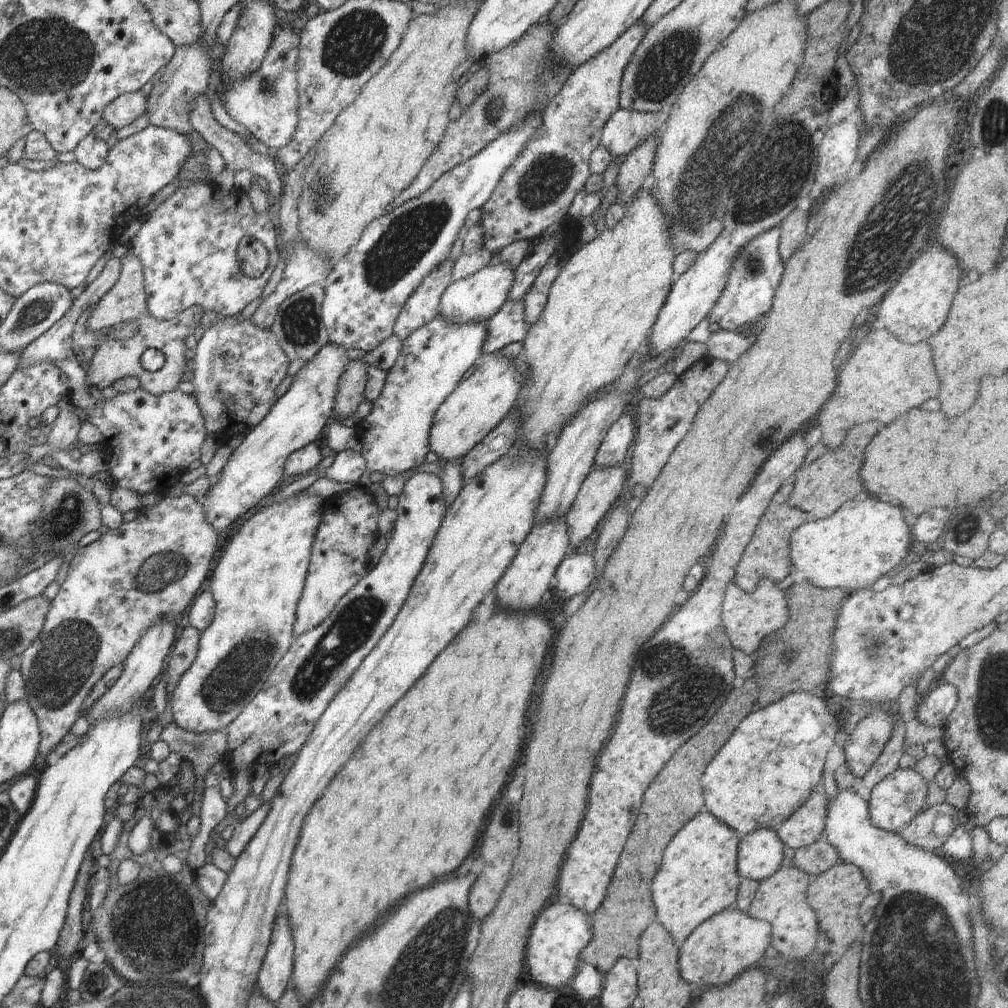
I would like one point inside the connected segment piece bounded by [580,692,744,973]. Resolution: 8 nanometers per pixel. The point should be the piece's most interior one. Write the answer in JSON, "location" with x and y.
{"location":[675,795]}

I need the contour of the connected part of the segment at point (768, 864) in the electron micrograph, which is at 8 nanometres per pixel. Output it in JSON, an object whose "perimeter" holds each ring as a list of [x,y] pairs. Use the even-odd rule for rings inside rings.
{"perimeter":[[[758,829],[739,839],[737,871],[742,878],[766,880],[784,859],[784,844],[773,829]]]}

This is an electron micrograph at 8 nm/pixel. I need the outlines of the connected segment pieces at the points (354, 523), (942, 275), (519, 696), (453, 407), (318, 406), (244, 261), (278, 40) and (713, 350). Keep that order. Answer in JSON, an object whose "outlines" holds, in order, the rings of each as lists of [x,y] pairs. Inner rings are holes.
{"outlines":[[[[360,484],[345,493],[336,493],[324,500],[321,521],[314,535],[308,559],[304,590],[297,604],[293,633],[300,636],[315,629],[328,618],[338,601],[368,572],[367,554],[379,537],[381,511],[374,494]]],[[[934,246],[922,252],[920,260],[916,258],[906,270],[906,274],[894,284],[894,288],[884,295],[878,304],[878,318],[884,318],[886,329],[898,340],[906,344],[916,344],[922,340],[926,342],[946,322],[948,310],[960,286],[960,270],[958,259],[942,248]]],[[[505,609],[494,614],[484,626],[480,624],[470,624],[466,630],[462,630],[456,640],[452,640],[446,650],[434,660],[434,664],[428,668],[428,672],[410,688],[410,692],[386,714],[386,718],[370,732],[370,736],[360,744],[354,751],[338,774],[329,782],[324,794],[314,803],[310,812],[305,816],[304,824],[301,828],[300,838],[296,845],[289,870],[289,879],[285,888],[283,906],[287,916],[290,932],[294,938],[294,964],[292,973],[291,988],[294,989],[302,998],[312,1000],[320,992],[322,984],[328,980],[332,968],[340,960],[340,956],[346,952],[350,942],[358,938],[368,926],[374,924],[378,916],[382,916],[384,910],[394,906],[400,898],[406,894],[412,894],[420,888],[430,886],[436,878],[446,876],[454,872],[470,854],[474,848],[474,840],[478,836],[478,824],[484,824],[486,814],[494,798],[500,794],[504,788],[508,774],[512,772],[512,766],[516,762],[516,754],[522,748],[524,740],[524,714],[526,706],[530,700],[530,694],[534,690],[536,676],[540,674],[542,660],[548,652],[548,646],[554,636],[554,626],[550,626],[550,621],[542,612],[536,611],[517,611],[508,612]]],[[[499,351],[482,354],[476,371],[466,380],[461,380],[438,407],[429,432],[429,447],[439,456],[441,463],[464,458],[511,412],[523,378],[513,361],[511,357],[500,355]]],[[[328,342],[293,376],[286,393],[279,398],[270,412],[248,432],[240,446],[234,450],[223,467],[222,478],[204,498],[210,498],[210,510],[206,513],[215,531],[225,531],[236,518],[246,514],[262,498],[278,486],[284,474],[287,458],[307,444],[320,441],[320,432],[334,416],[335,398],[339,381],[345,374],[348,362],[347,348]]],[[[242,237],[237,246],[237,263],[247,277],[258,278],[269,265],[267,248],[257,238]]],[[[290,26],[280,30],[278,36],[273,37],[273,41],[260,68],[249,77],[233,81],[230,85],[226,85],[222,81],[224,87],[224,94],[222,96],[226,100],[224,107],[227,113],[236,122],[246,126],[254,137],[266,144],[273,152],[285,147],[292,140],[298,124],[297,72],[295,64],[298,58],[298,43],[300,42],[299,29]]],[[[713,329],[712,336],[707,341],[708,357],[720,359],[731,364],[735,363],[746,350],[754,344],[752,334],[744,336],[740,331],[723,331]]]]}

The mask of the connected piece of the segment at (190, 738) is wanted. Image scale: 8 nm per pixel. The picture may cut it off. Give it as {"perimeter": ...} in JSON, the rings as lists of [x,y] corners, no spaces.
{"perimeter":[[[174,721],[160,732],[160,741],[166,742],[171,750],[182,759],[189,760],[194,778],[205,778],[210,768],[225,758],[227,732],[225,729],[211,733],[193,733],[181,729]]]}

